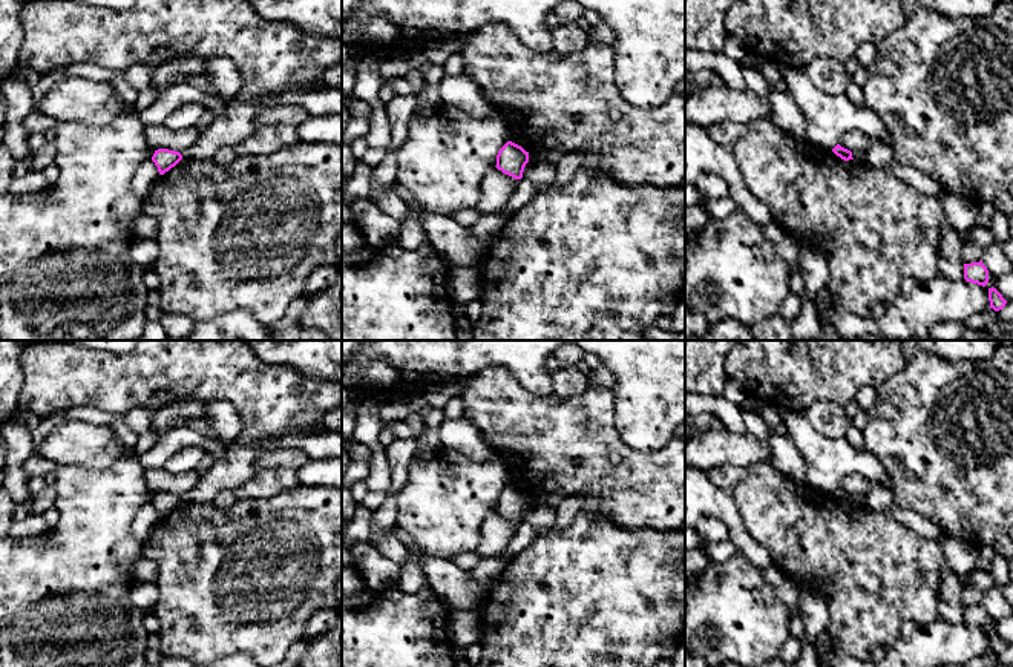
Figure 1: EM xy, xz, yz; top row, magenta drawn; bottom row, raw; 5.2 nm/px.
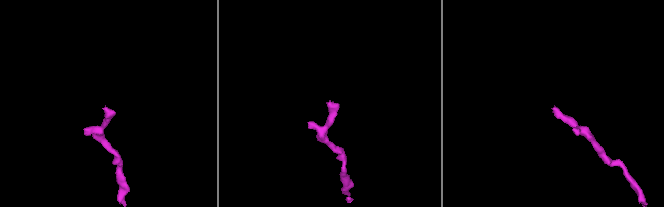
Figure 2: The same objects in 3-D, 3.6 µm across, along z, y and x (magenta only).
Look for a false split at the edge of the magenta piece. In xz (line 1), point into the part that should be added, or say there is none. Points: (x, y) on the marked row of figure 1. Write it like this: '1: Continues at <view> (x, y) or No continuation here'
1: No continuation here

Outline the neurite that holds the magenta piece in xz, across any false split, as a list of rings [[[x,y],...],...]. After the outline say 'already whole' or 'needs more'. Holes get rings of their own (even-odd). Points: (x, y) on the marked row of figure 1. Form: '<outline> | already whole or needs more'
[[[507,141],[497,155],[495,167],[515,179],[521,179],[527,163],[529,152],[518,144]]] | already whole

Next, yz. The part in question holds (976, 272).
[[[982,261],[964,264],[964,279],[967,282],[985,287],[988,282],[988,270]]] | already whole

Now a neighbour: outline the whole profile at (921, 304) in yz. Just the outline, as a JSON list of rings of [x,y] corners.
[[[941,274],[932,279],[906,278],[897,301],[878,320],[880,334],[890,339],[930,340],[930,330],[936,324],[964,322],[990,308],[992,287],[995,288],[992,274],[985,287]]]

